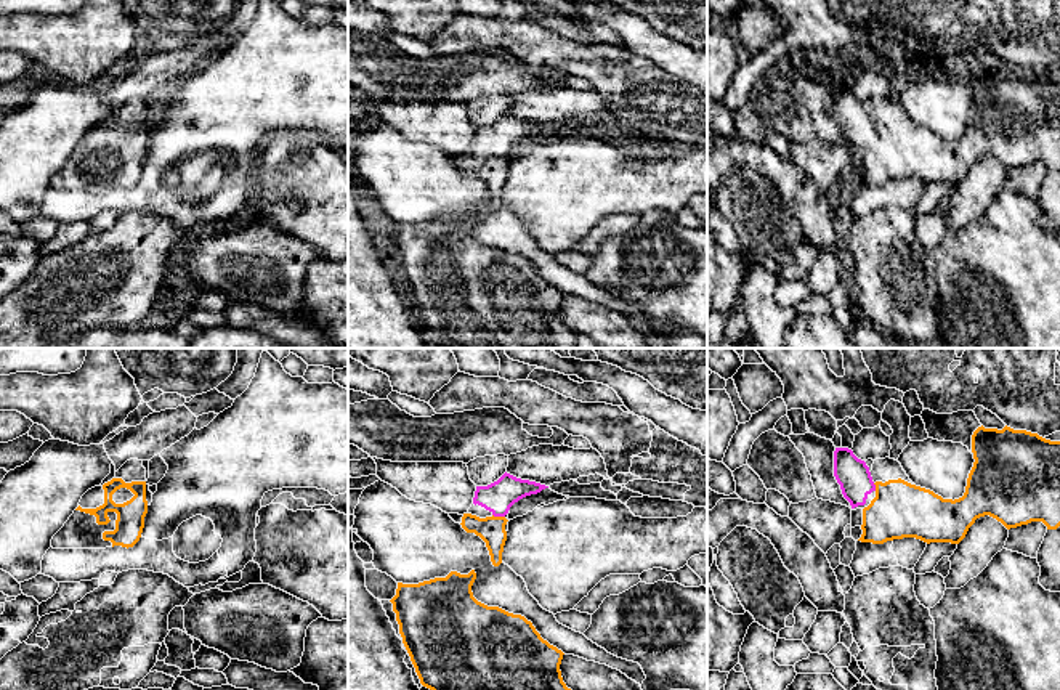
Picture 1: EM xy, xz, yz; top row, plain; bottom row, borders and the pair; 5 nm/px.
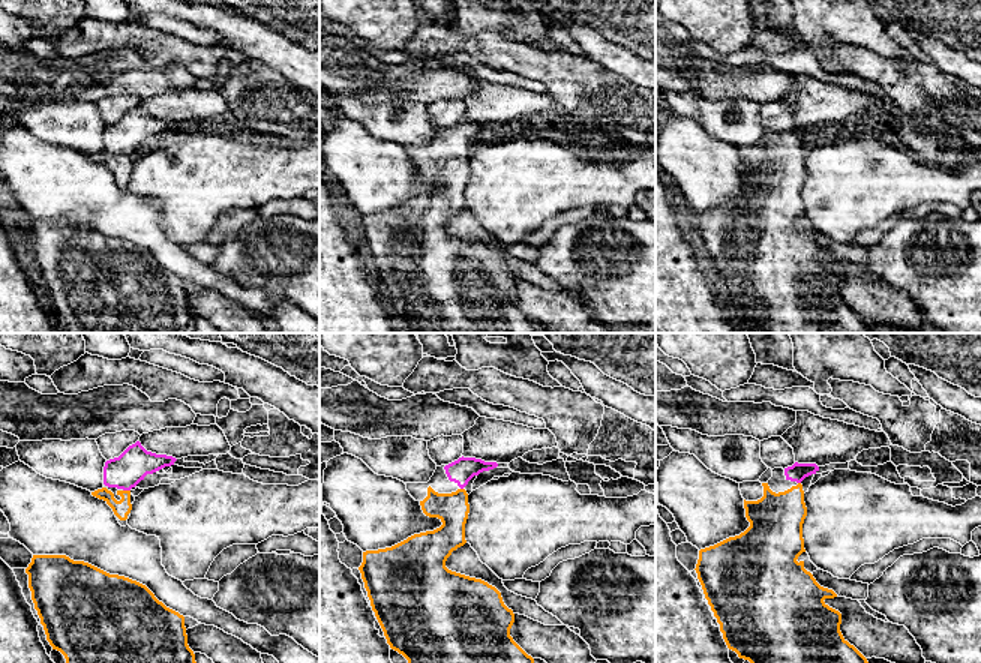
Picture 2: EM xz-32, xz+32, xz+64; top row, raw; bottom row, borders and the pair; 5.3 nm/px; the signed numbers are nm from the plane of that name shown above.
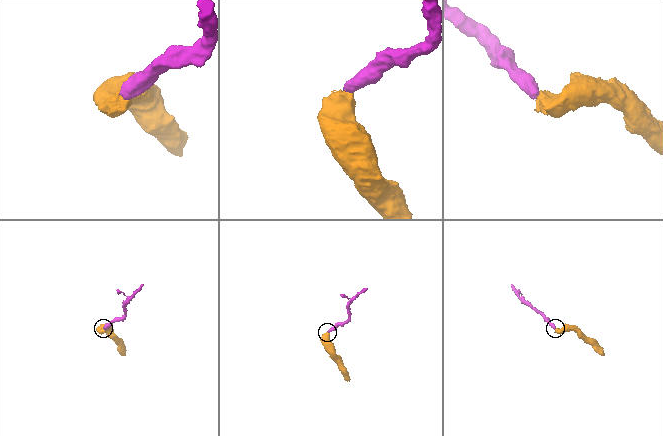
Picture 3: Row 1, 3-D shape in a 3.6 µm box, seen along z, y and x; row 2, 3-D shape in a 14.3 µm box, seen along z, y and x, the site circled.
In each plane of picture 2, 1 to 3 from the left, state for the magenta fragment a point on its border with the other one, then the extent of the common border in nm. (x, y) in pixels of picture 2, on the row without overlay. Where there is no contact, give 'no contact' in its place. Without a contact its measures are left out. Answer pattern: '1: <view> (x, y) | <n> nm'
1: xz-32 (126, 155) | 40 nm
2: no contact
3: no contact

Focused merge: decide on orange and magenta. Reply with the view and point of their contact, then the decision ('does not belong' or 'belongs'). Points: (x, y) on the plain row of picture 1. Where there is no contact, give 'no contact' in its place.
xz (499, 158) | belongs

